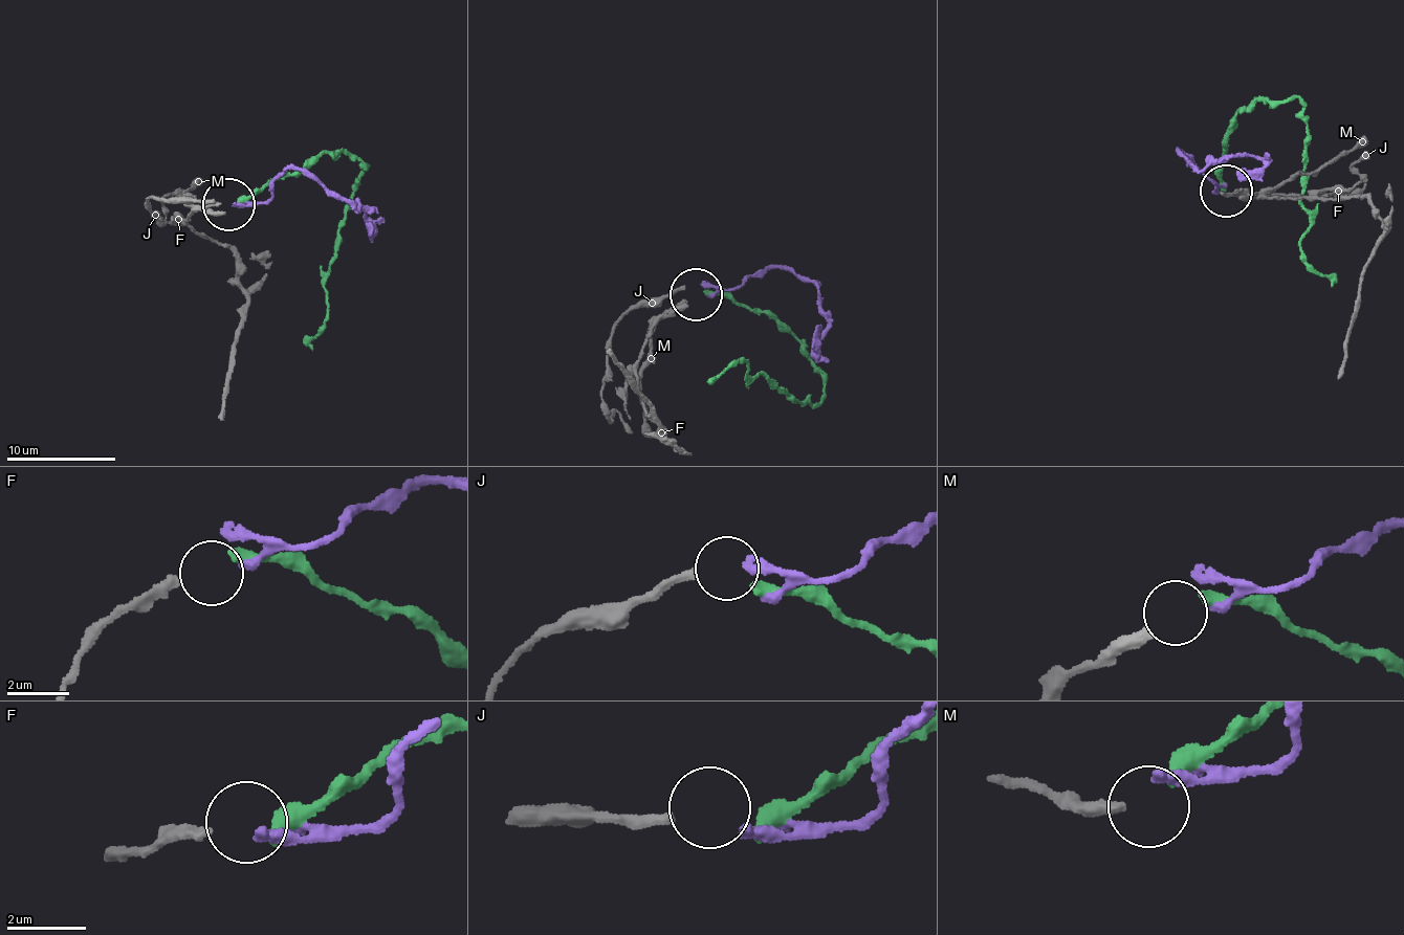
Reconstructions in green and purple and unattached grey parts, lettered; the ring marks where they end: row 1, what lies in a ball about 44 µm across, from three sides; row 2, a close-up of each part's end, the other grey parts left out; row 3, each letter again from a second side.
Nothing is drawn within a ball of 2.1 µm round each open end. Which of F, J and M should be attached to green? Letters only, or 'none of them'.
none of them

